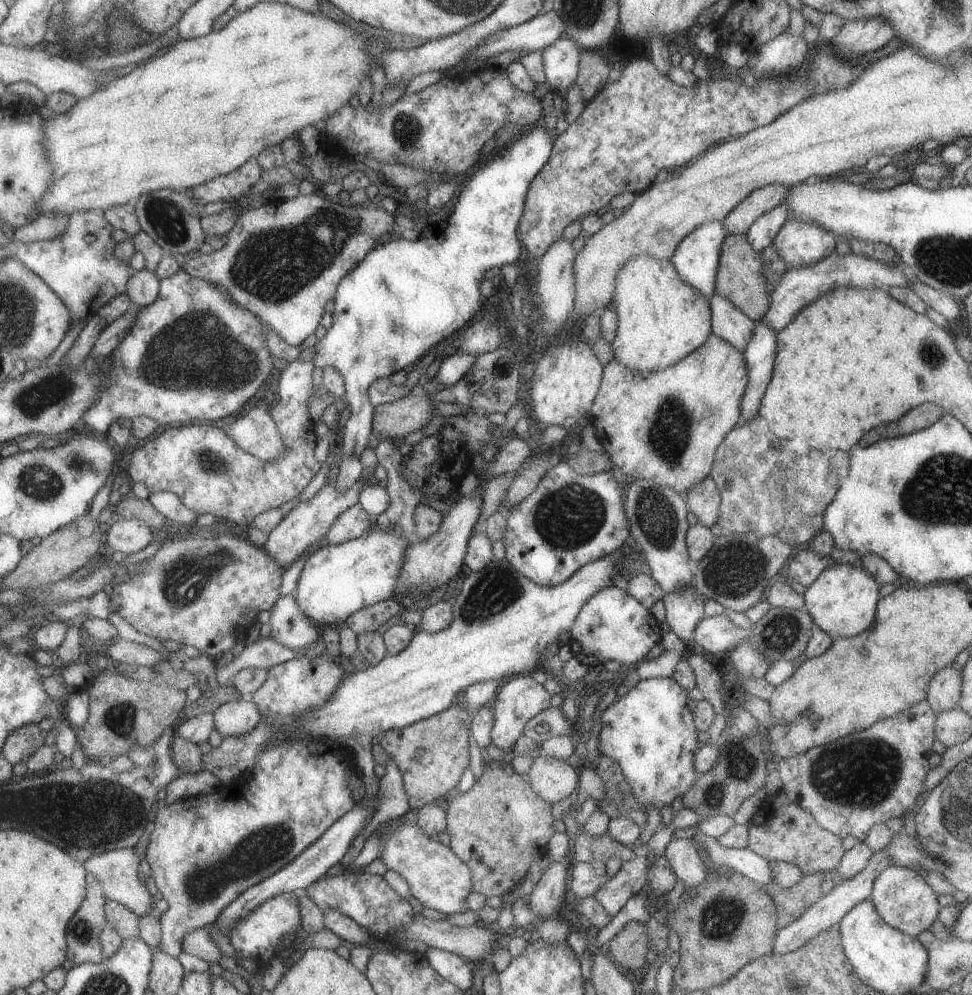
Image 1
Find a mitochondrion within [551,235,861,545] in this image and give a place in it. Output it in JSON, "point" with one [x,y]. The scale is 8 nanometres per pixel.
{"point":[791,460]}

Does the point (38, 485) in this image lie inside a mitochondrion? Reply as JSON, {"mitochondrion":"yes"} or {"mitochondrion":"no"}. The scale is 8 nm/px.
{"mitochondrion":"yes"}

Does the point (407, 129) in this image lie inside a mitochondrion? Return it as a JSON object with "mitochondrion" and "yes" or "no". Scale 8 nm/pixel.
{"mitochondrion":"yes"}

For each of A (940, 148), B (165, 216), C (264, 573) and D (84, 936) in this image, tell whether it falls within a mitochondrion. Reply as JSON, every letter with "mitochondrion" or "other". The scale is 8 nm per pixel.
{"A":"other","B":"mitochondrion","C":"other","D":"mitochondrion"}

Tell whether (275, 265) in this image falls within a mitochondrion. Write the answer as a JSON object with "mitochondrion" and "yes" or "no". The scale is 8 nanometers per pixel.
{"mitochondrion":"yes"}

